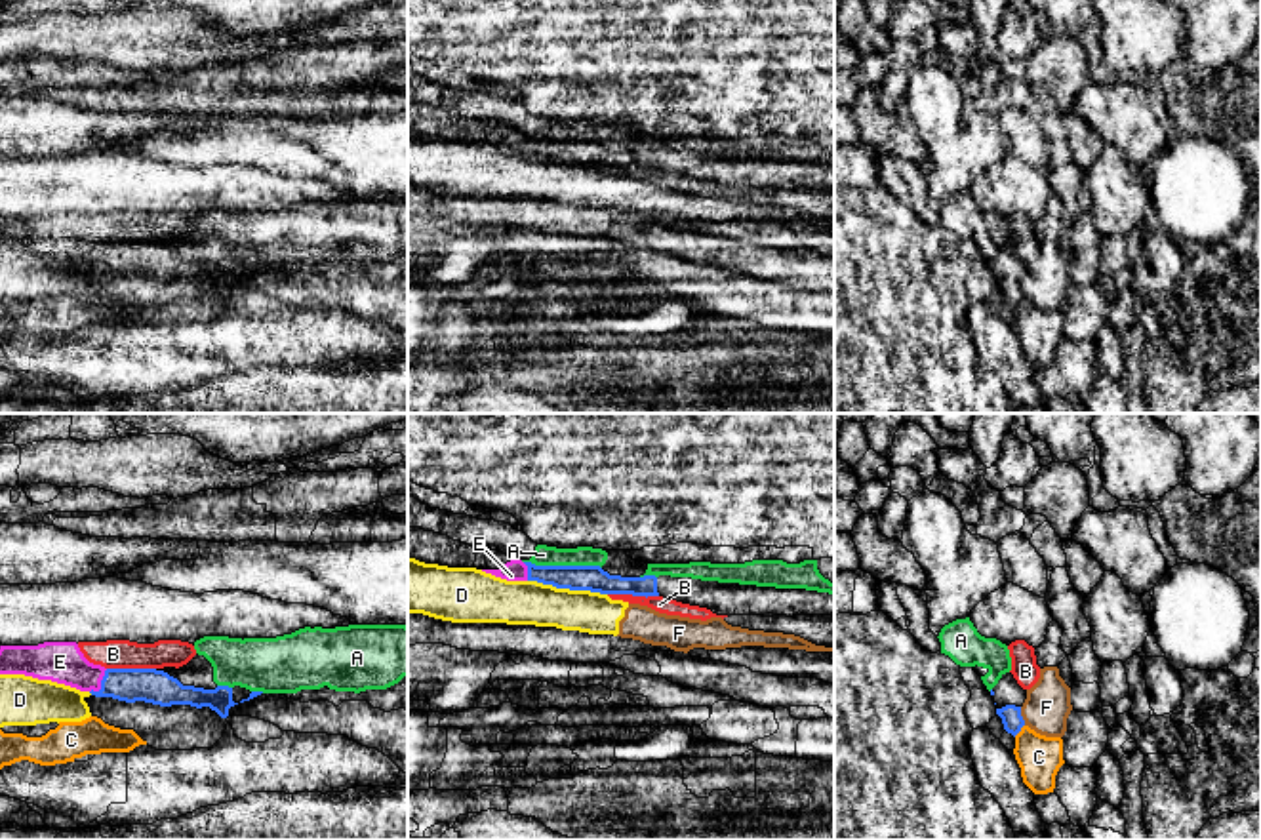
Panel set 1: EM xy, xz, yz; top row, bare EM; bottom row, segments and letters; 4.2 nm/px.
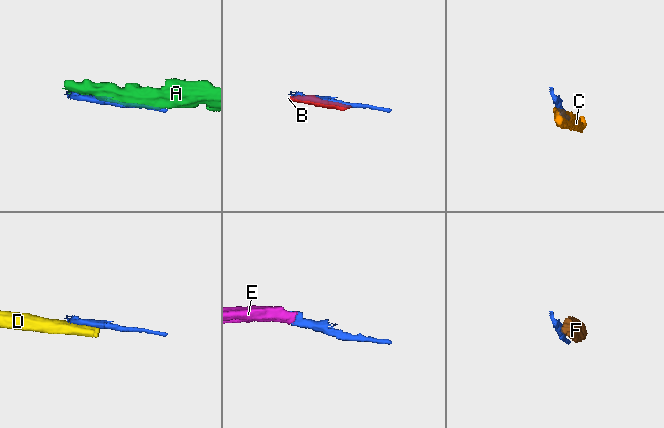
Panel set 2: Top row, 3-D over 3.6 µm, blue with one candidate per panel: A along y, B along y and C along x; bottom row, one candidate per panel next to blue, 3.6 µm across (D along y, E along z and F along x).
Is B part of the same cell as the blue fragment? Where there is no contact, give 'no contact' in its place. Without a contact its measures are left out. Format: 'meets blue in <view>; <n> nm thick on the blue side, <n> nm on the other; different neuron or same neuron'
meets blue in xz; 110 nm thick on the blue side, 70 nm on the other; different neuron

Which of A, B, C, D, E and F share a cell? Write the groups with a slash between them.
A / B E / C / D F

